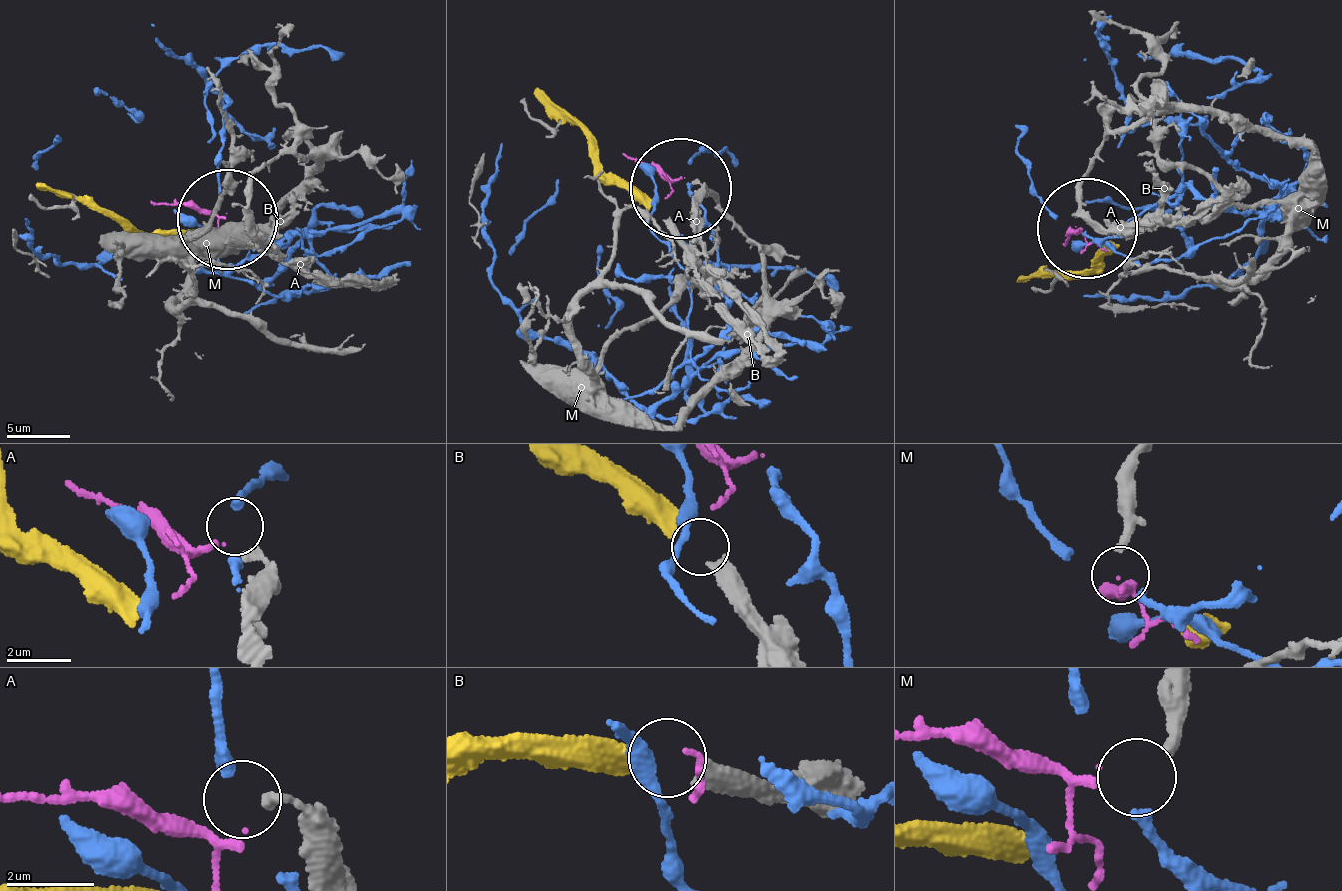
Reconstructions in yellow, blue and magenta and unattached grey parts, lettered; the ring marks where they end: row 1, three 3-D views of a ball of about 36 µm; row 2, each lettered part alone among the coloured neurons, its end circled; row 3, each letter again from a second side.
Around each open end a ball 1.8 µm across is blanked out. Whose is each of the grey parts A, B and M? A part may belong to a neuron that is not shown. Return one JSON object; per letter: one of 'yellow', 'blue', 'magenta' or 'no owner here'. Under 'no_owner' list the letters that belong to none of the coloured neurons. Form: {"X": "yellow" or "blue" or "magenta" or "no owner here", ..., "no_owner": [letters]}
{"A": "no owner here", "B": "yellow", "M": "magenta", "no_owner": ["A"]}

